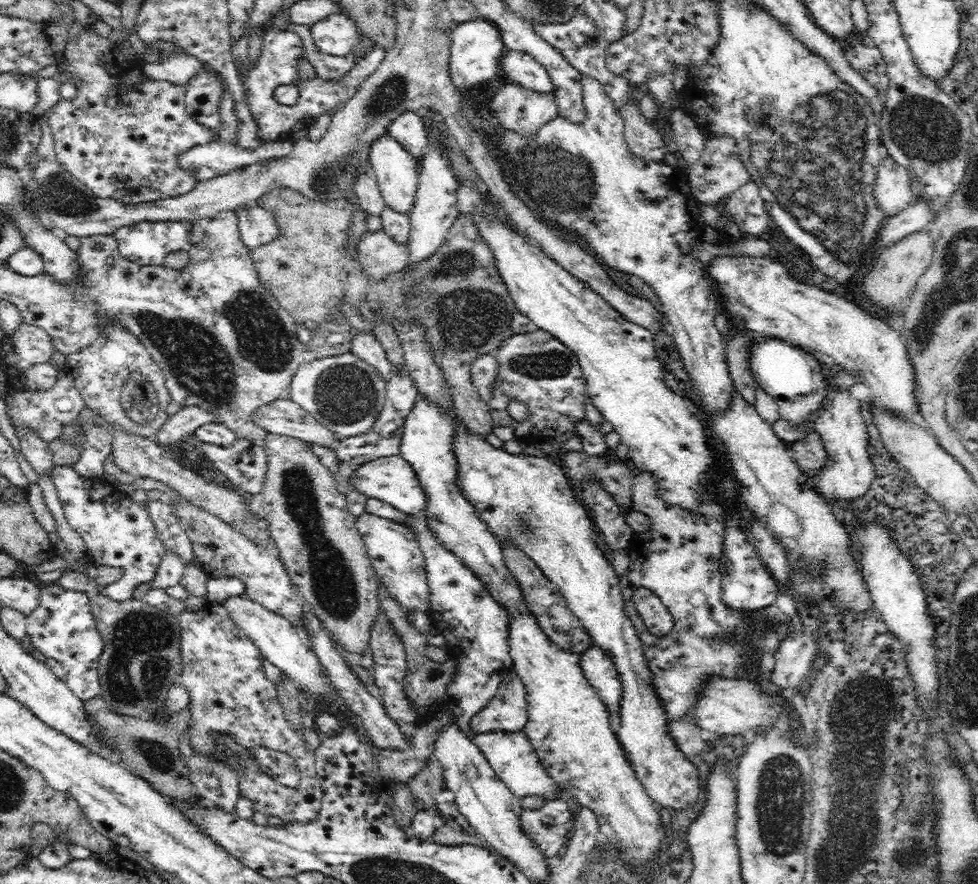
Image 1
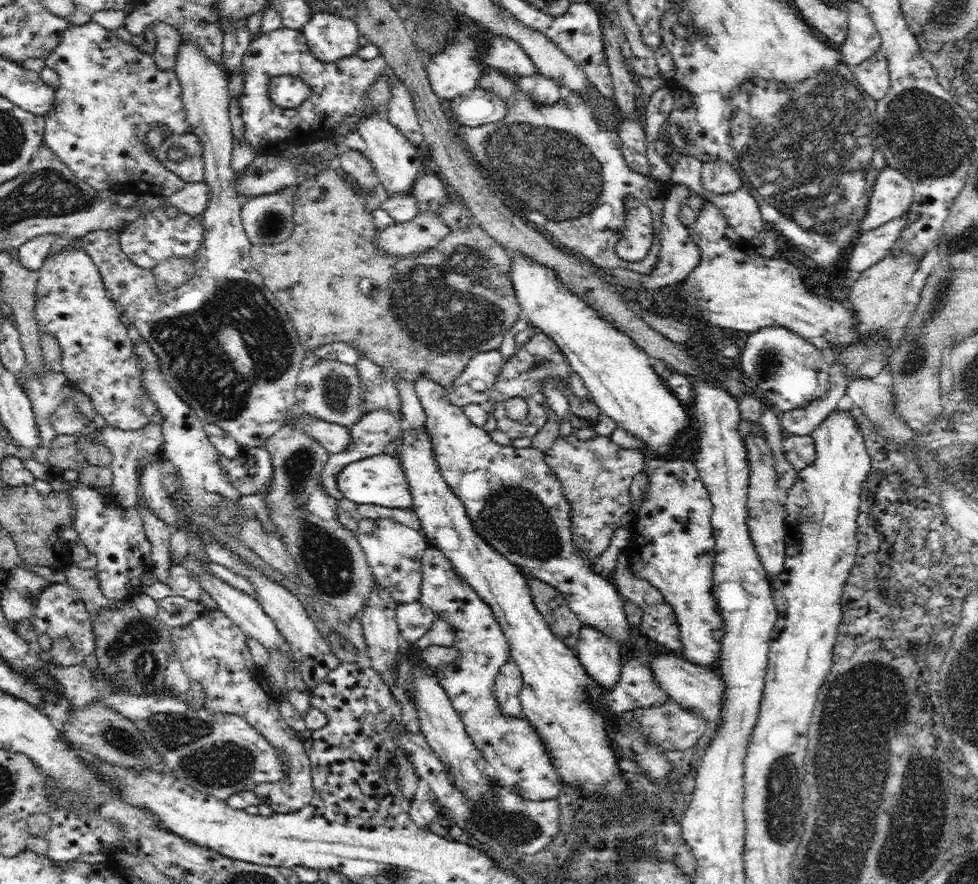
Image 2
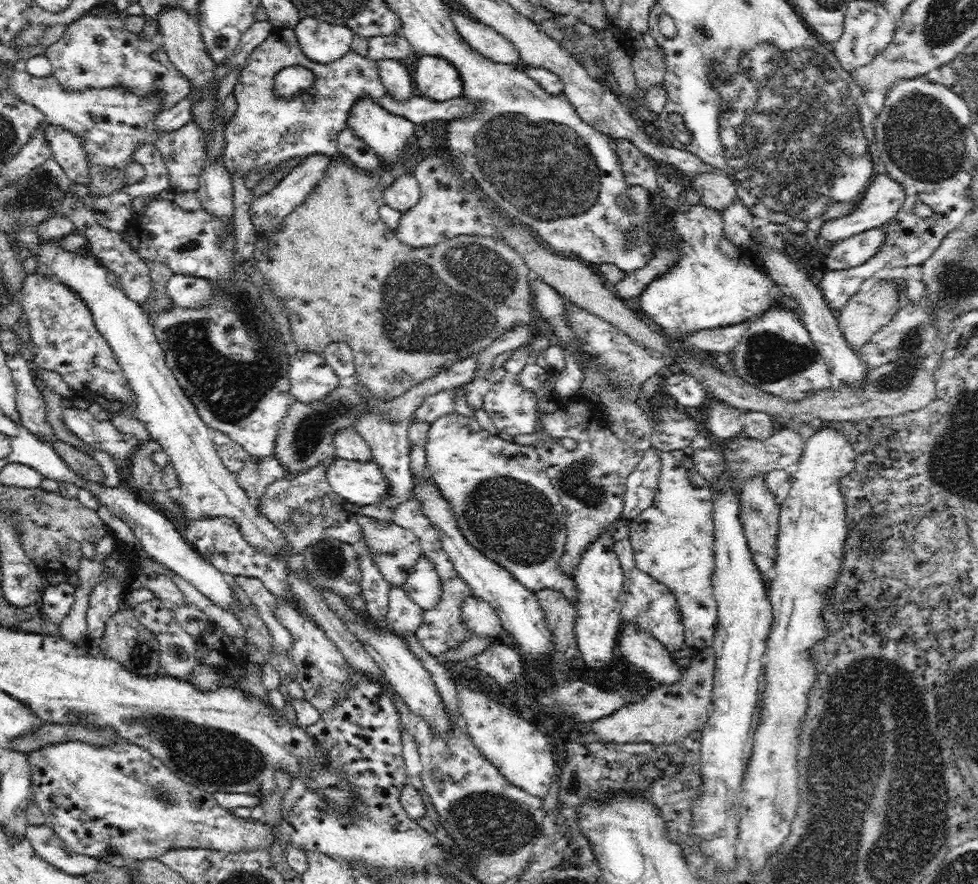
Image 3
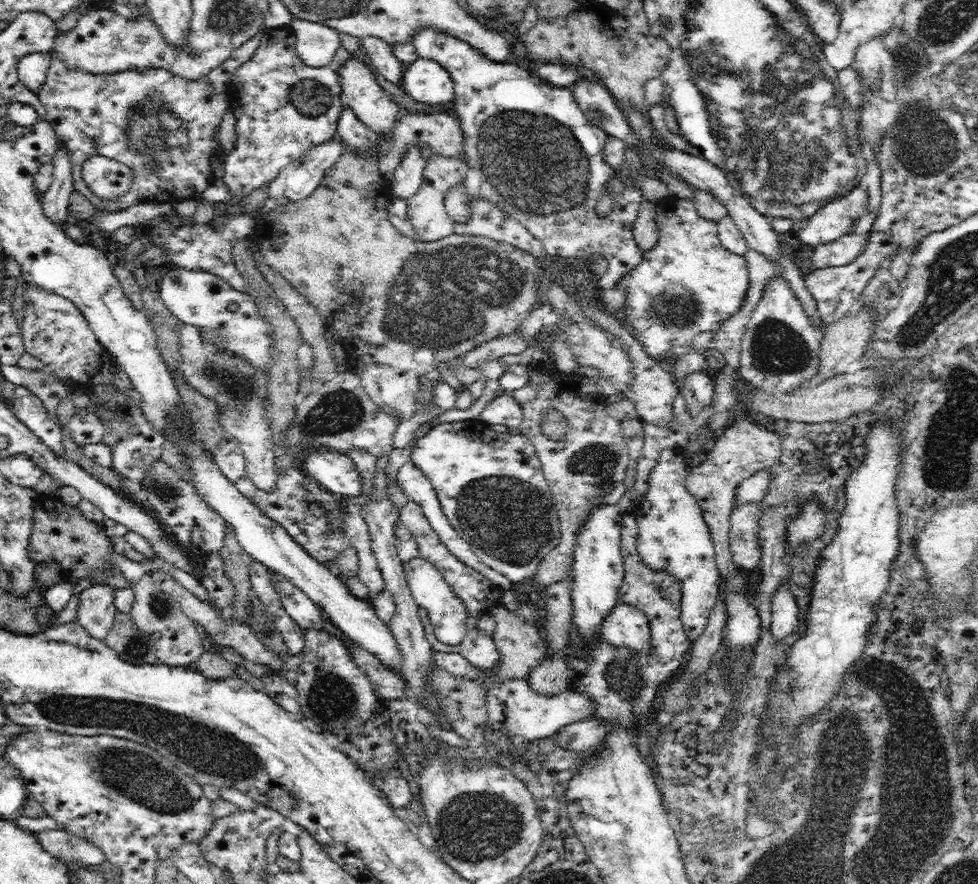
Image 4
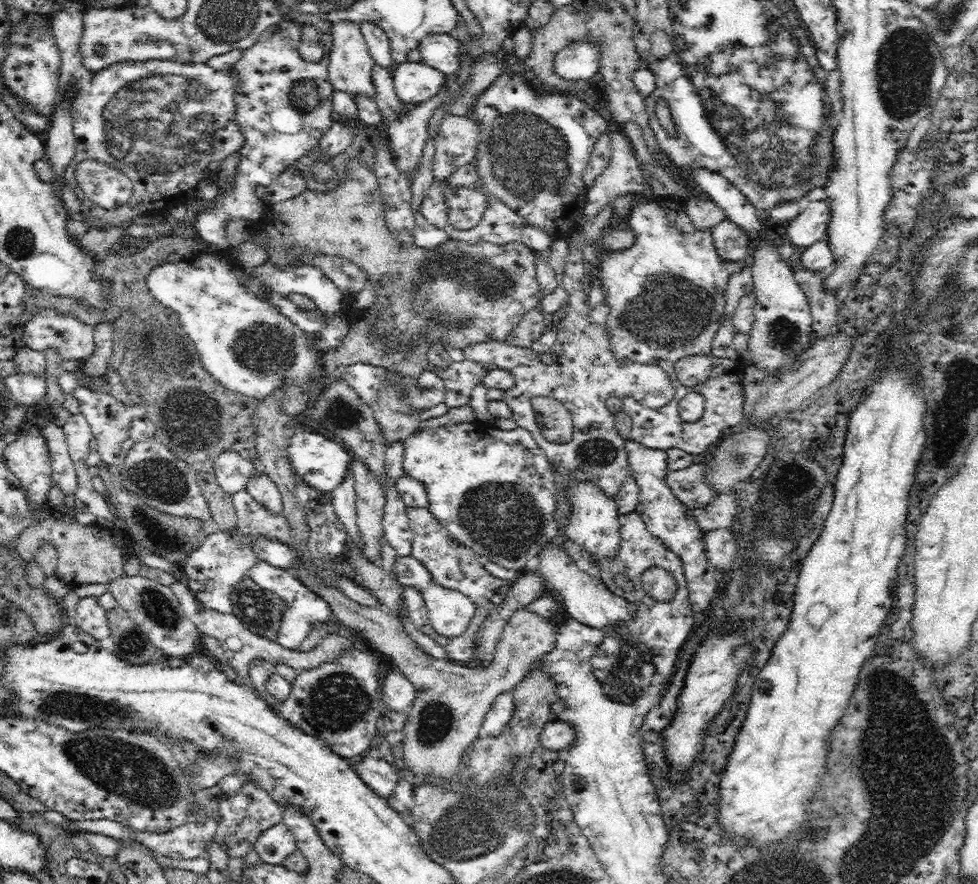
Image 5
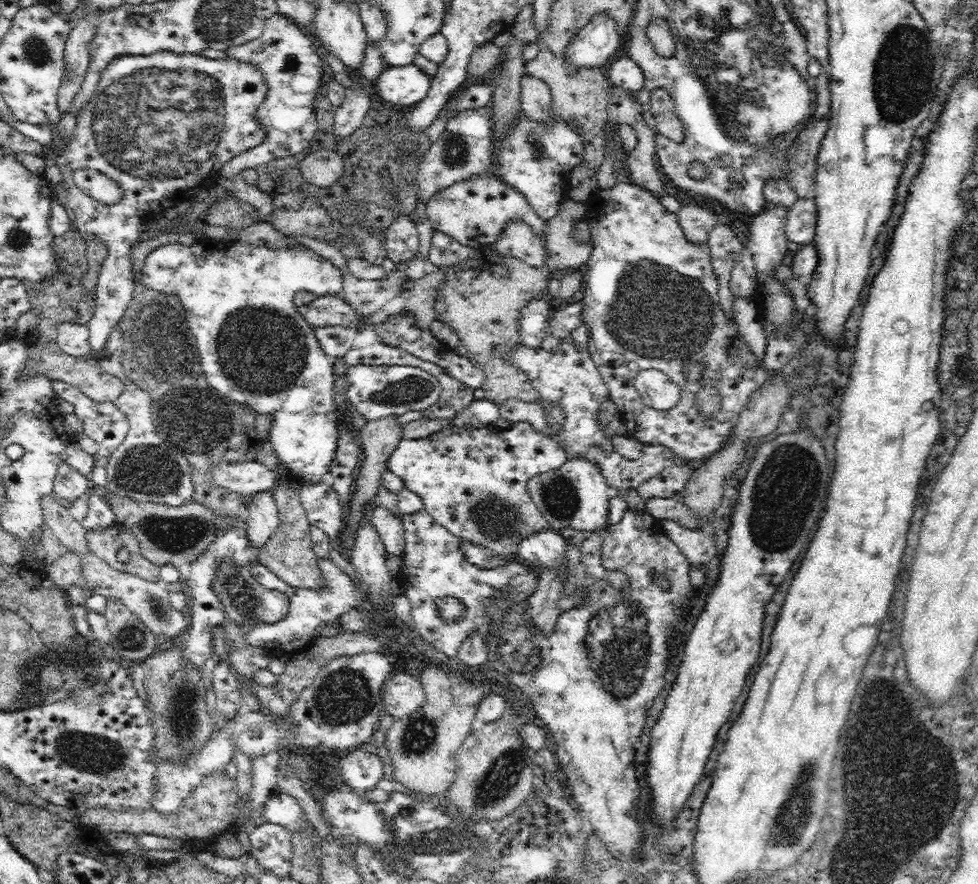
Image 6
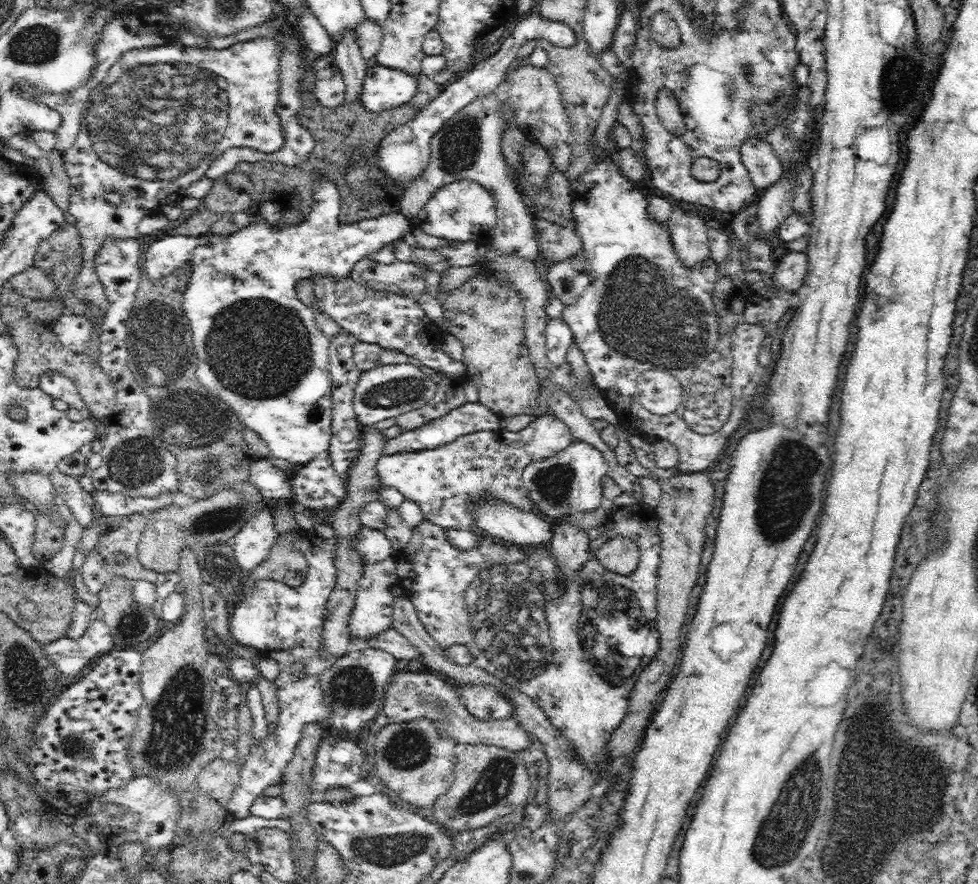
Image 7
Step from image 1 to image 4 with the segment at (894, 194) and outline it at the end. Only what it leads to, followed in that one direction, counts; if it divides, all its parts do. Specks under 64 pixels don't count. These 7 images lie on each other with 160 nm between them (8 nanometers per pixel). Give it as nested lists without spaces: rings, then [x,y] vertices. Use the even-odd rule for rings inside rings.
[[[865,184],[864,188],[860,186],[848,194],[830,199],[820,206],[820,210],[816,210],[816,214],[810,215],[804,224],[797,225],[794,234],[802,243],[815,247],[850,233],[862,216],[870,214],[866,188]]]

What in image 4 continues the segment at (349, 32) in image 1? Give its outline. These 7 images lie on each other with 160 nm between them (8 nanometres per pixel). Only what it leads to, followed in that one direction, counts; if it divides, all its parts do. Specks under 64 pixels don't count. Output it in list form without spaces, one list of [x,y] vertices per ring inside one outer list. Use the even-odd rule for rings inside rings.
[[[300,19],[292,20],[291,28],[295,34],[296,52],[307,67],[325,67],[332,62],[341,46],[340,31]]]

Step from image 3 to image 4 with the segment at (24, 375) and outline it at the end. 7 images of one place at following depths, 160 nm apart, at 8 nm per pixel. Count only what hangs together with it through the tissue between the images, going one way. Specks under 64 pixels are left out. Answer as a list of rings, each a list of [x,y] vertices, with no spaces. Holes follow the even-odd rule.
[[[16,386],[12,407],[16,418],[55,454],[66,456],[62,447],[62,428],[57,421],[51,419],[47,408],[29,388]]]

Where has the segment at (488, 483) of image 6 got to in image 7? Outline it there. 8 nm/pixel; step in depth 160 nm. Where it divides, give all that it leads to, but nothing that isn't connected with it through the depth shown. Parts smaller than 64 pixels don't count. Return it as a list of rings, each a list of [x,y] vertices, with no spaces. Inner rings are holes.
[[[546,413],[530,422],[520,432],[500,430],[494,432],[482,430],[473,434],[461,435],[454,442],[437,447],[433,450],[418,450],[382,456],[376,466],[377,477],[381,485],[398,490],[405,500],[416,502],[424,518],[443,529],[455,528],[456,530],[476,530],[476,519],[470,513],[471,503],[477,499],[496,499],[510,503],[524,511],[536,511],[533,501],[529,498],[528,491],[523,484],[523,471],[532,462],[541,462],[561,451],[564,451],[574,442],[569,427],[556,416]]]

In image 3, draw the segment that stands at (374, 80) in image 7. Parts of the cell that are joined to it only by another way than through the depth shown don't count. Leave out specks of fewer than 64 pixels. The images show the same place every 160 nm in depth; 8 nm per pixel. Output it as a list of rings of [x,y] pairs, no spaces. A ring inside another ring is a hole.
[[[418,56],[413,83],[419,96],[435,101],[463,96],[463,82],[458,69],[442,57]]]

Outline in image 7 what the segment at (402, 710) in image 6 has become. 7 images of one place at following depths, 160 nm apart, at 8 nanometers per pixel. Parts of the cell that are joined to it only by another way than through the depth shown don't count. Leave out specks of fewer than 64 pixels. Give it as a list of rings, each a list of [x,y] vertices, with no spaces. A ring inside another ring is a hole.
[[[413,670],[396,673],[386,687],[381,713],[390,723],[402,723],[422,717],[433,720],[440,731],[444,731],[448,737],[454,739],[456,744],[465,744],[465,746],[484,743],[504,747],[512,752],[520,752],[530,746],[532,737],[524,727],[520,728],[513,716],[487,721],[472,716],[460,701],[456,685],[440,679],[431,671],[417,673]]]

